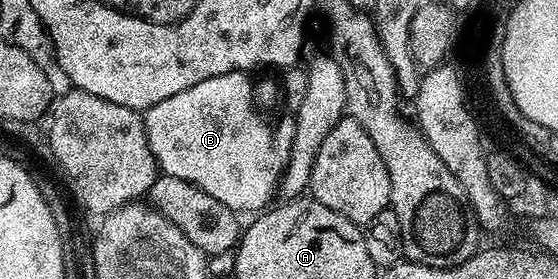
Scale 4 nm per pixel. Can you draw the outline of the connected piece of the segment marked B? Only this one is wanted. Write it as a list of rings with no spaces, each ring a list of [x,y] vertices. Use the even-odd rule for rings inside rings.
[[[244,70],[211,76],[211,80],[195,84],[195,88],[183,88],[183,92],[178,92],[176,96],[159,100],[159,104],[144,111],[143,117],[147,140],[161,174],[179,176],[179,180],[187,180],[203,188],[207,196],[215,196],[219,204],[227,204],[227,208],[232,210],[261,212],[274,201],[273,193],[278,193],[281,176],[289,164],[295,128],[293,118],[289,116],[273,127],[261,119],[261,114],[253,103],[253,86],[249,83],[249,77]]]

